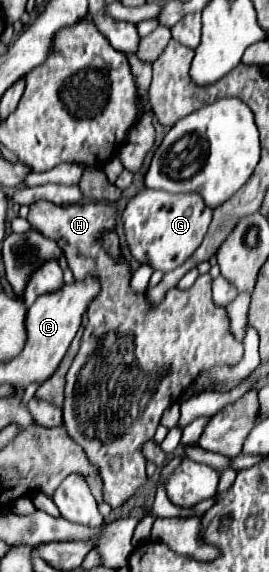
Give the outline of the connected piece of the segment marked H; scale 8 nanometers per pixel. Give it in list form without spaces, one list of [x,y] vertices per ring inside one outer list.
[[[36,201],[36,203],[30,205],[30,213],[28,213],[26,219],[28,219],[30,225],[34,225],[34,227],[36,227],[38,231],[42,231],[46,237],[58,241],[58,245],[64,249],[64,255],[66,255],[66,259],[68,259],[68,265],[70,265],[70,269],[72,269],[76,281],[86,281],[88,275],[100,281],[100,293],[98,293],[98,297],[94,297],[94,301],[90,301],[90,305],[88,305],[88,325],[86,325],[86,331],[84,331],[84,335],[82,335],[80,353],[78,353],[78,357],[74,359],[74,363],[72,363],[72,367],[70,367],[70,371],[68,371],[68,375],[66,375],[64,425],[66,425],[66,429],[68,429],[68,435],[74,437],[74,441],[78,441],[78,443],[84,447],[84,451],[86,451],[88,457],[90,457],[90,461],[98,465],[100,475],[102,475],[102,481],[104,481],[104,501],[106,501],[108,505],[112,505],[112,507],[120,507],[120,505],[128,503],[128,501],[146,485],[146,481],[148,481],[148,477],[146,477],[146,459],[144,459],[144,455],[142,455],[140,449],[142,449],[142,443],[144,443],[148,437],[154,435],[154,431],[156,431],[156,427],[158,427],[158,423],[160,423],[162,411],[164,411],[166,407],[170,407],[170,405],[180,397],[180,393],[182,393],[184,389],[188,389],[188,385],[190,385],[192,381],[198,379],[198,375],[200,375],[202,371],[210,371],[210,369],[214,369],[216,365],[218,365],[218,367],[222,367],[222,365],[234,367],[234,365],[244,357],[244,345],[242,345],[240,341],[236,341],[234,333],[230,331],[230,317],[228,317],[228,311],[226,311],[224,307],[216,307],[216,305],[212,303],[212,293],[210,293],[210,281],[212,281],[212,279],[210,279],[210,275],[200,275],[200,277],[196,279],[196,283],[194,283],[190,289],[186,289],[186,291],[182,291],[182,289],[178,289],[178,287],[170,289],[170,291],[166,293],[164,301],[162,301],[160,305],[156,305],[156,307],[148,307],[148,301],[146,301],[144,295],[136,295],[136,293],[130,291],[130,287],[128,287],[128,281],[130,281],[130,267],[128,267],[128,263],[116,263],[108,253],[104,253],[104,249],[102,249],[100,243],[98,243],[100,233],[102,233],[104,229],[114,229],[114,225],[116,225],[116,209],[114,209],[112,205],[108,205],[108,203],[76,203],[76,205],[68,205],[68,207],[58,207],[58,205],[54,205],[54,203],[50,203],[50,201]]]

